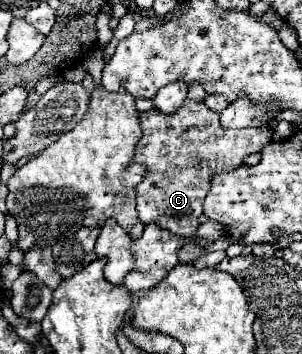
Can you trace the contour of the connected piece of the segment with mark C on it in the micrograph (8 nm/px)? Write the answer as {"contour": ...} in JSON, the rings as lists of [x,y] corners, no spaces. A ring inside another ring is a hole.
{"contour":[[[186,98],[176,114],[160,114],[148,110],[140,114],[142,138],[136,144],[134,162],[144,164],[148,174],[138,186],[138,216],[144,224],[160,224],[178,236],[194,238],[202,204],[210,192],[210,180],[216,174],[238,168],[252,152],[260,152],[272,142],[270,128],[242,128],[224,130],[218,114],[208,110],[204,102]]]}

